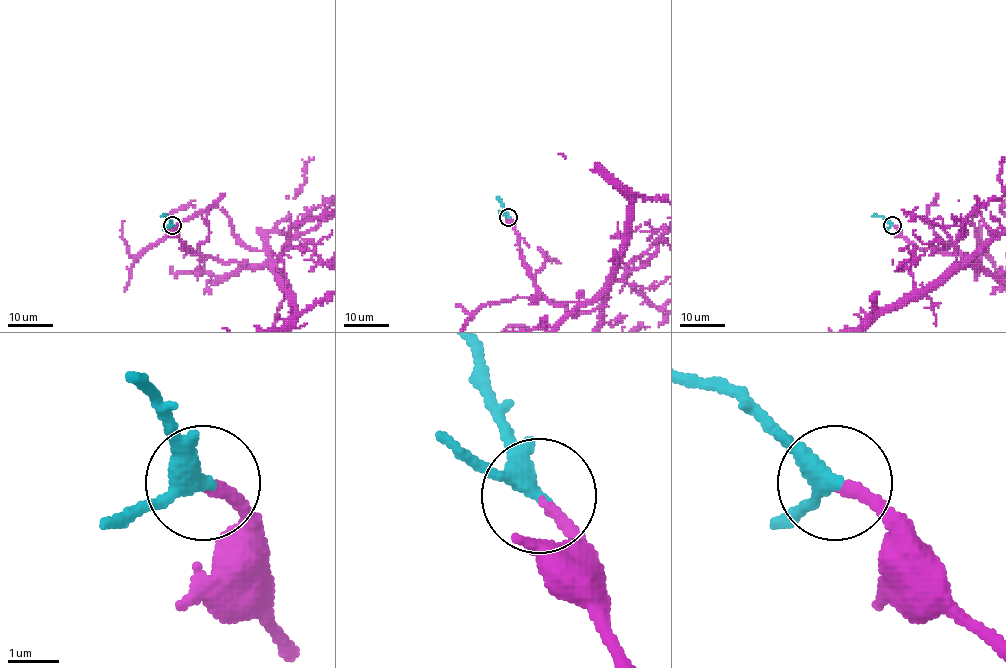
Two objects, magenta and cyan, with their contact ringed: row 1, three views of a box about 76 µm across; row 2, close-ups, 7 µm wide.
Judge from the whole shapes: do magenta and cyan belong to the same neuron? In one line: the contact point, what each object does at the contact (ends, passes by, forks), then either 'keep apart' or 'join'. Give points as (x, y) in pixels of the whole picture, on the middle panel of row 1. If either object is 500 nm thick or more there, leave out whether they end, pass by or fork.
(508, 217) | magenta ends | cyan passes by | join

